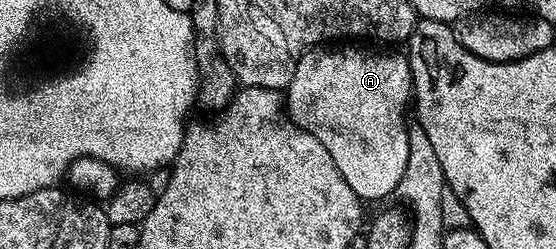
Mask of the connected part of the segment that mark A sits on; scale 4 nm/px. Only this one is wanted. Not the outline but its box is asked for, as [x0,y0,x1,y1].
[287,46,413,202]

